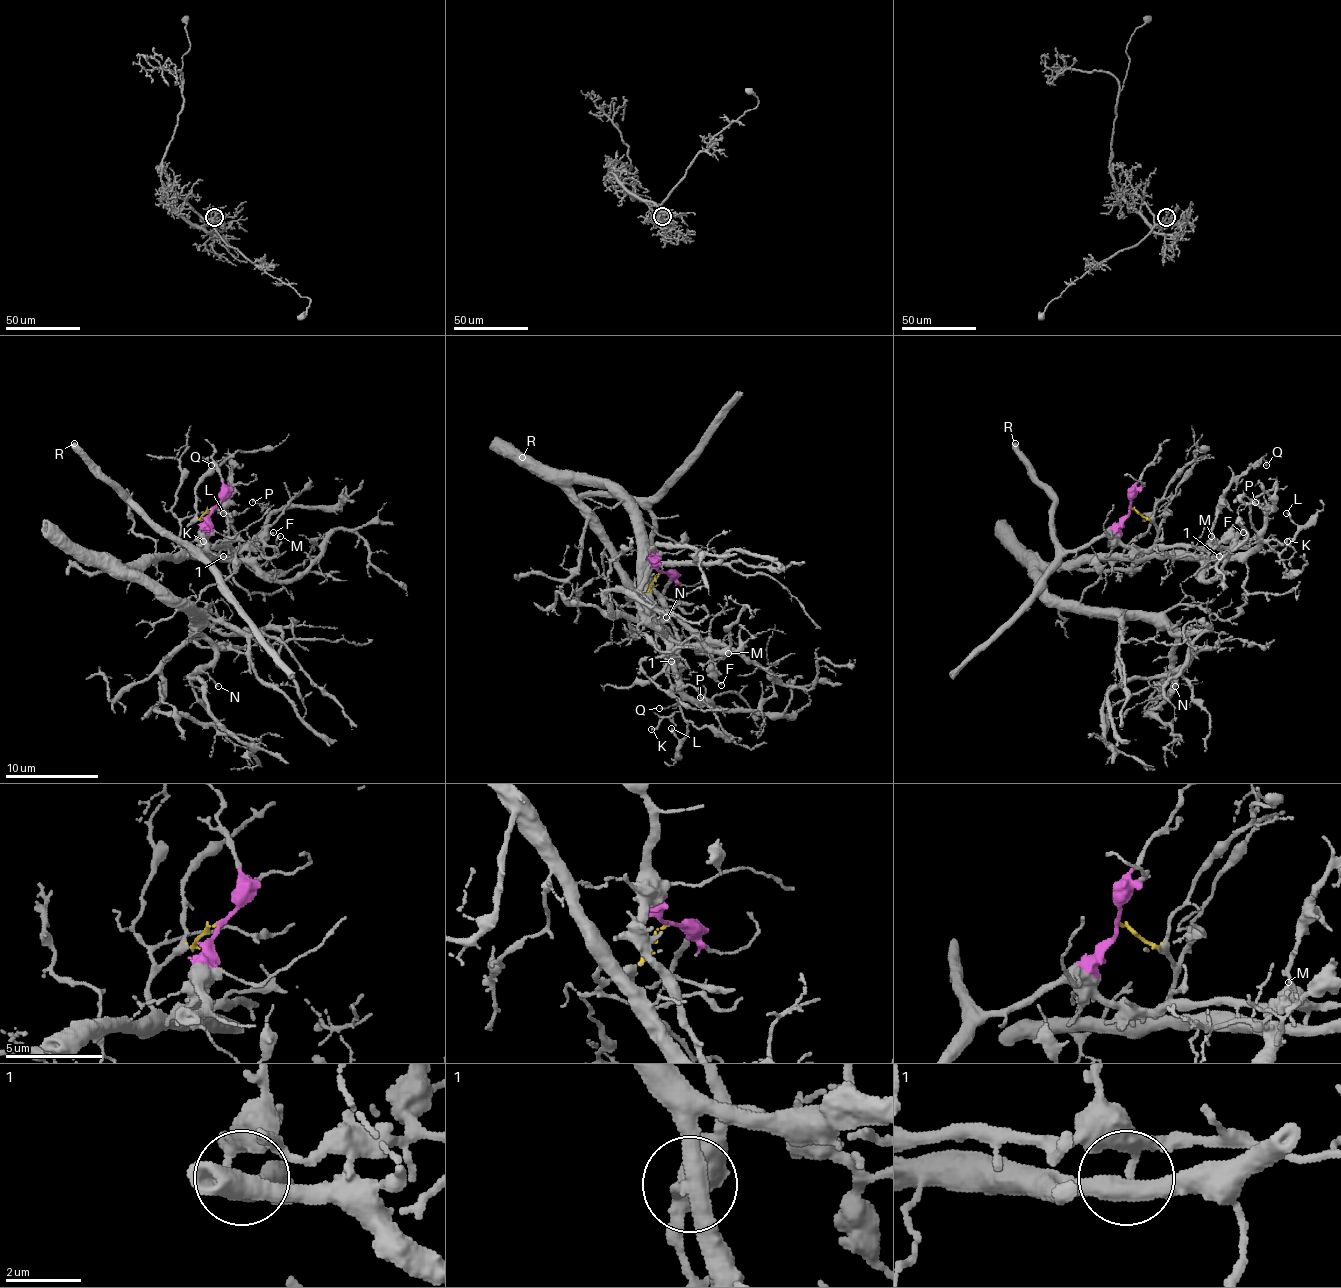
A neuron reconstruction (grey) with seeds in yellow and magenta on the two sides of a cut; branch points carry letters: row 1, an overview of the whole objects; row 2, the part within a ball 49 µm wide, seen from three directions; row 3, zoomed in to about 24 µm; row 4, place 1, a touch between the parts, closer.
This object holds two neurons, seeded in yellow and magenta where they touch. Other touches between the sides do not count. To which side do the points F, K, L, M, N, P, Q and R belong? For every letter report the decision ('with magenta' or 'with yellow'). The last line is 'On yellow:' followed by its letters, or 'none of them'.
F: with magenta
K: with magenta
L: with magenta
M: with magenta
N: with yellow
P: with yellow
Q: with magenta
R: with magenta
On yellow: N, P

